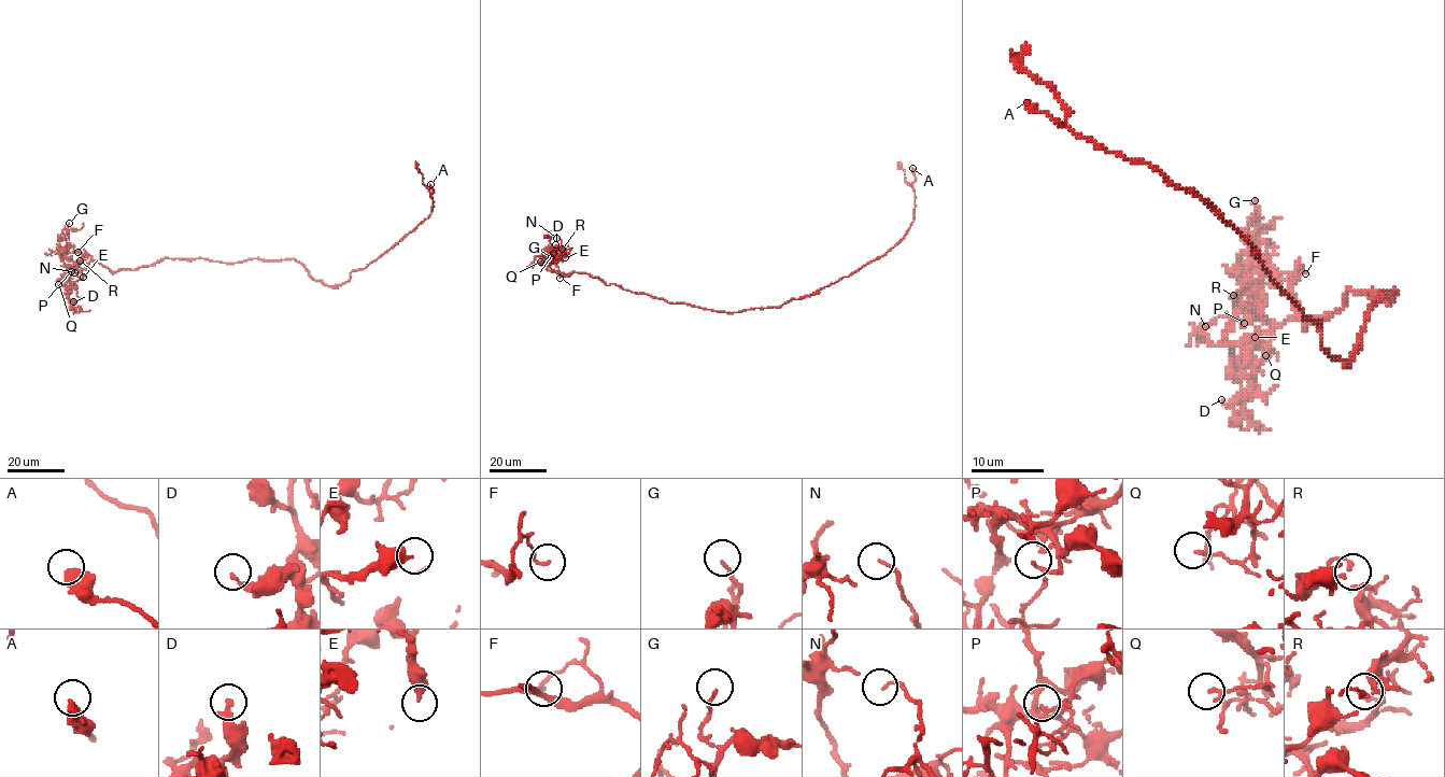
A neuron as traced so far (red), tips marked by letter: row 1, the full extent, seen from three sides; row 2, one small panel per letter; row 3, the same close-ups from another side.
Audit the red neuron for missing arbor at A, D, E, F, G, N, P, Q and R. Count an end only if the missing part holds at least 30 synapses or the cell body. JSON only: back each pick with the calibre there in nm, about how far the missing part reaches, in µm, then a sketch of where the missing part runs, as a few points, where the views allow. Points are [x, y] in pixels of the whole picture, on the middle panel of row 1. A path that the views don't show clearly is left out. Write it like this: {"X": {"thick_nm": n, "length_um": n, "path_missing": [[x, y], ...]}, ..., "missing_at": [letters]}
{"missing_at": []}

